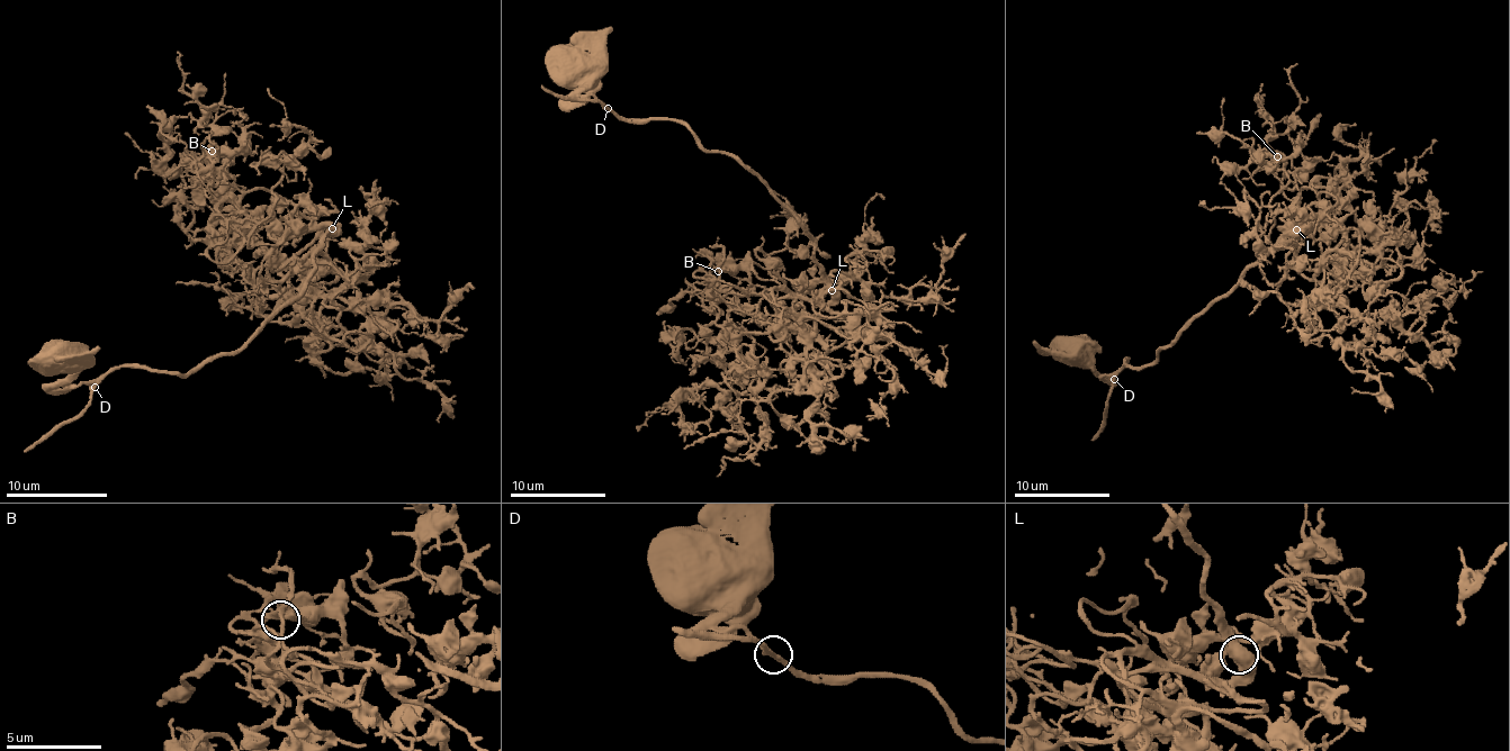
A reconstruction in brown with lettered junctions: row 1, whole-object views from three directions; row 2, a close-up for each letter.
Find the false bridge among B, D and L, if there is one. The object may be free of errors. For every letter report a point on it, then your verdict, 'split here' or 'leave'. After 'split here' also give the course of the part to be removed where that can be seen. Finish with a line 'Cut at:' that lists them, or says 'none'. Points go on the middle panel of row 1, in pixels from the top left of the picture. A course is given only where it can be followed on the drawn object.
B: at (718, 271); leave
D: at (608, 108); leave
L: at (832, 290); leave
Cut at: none

